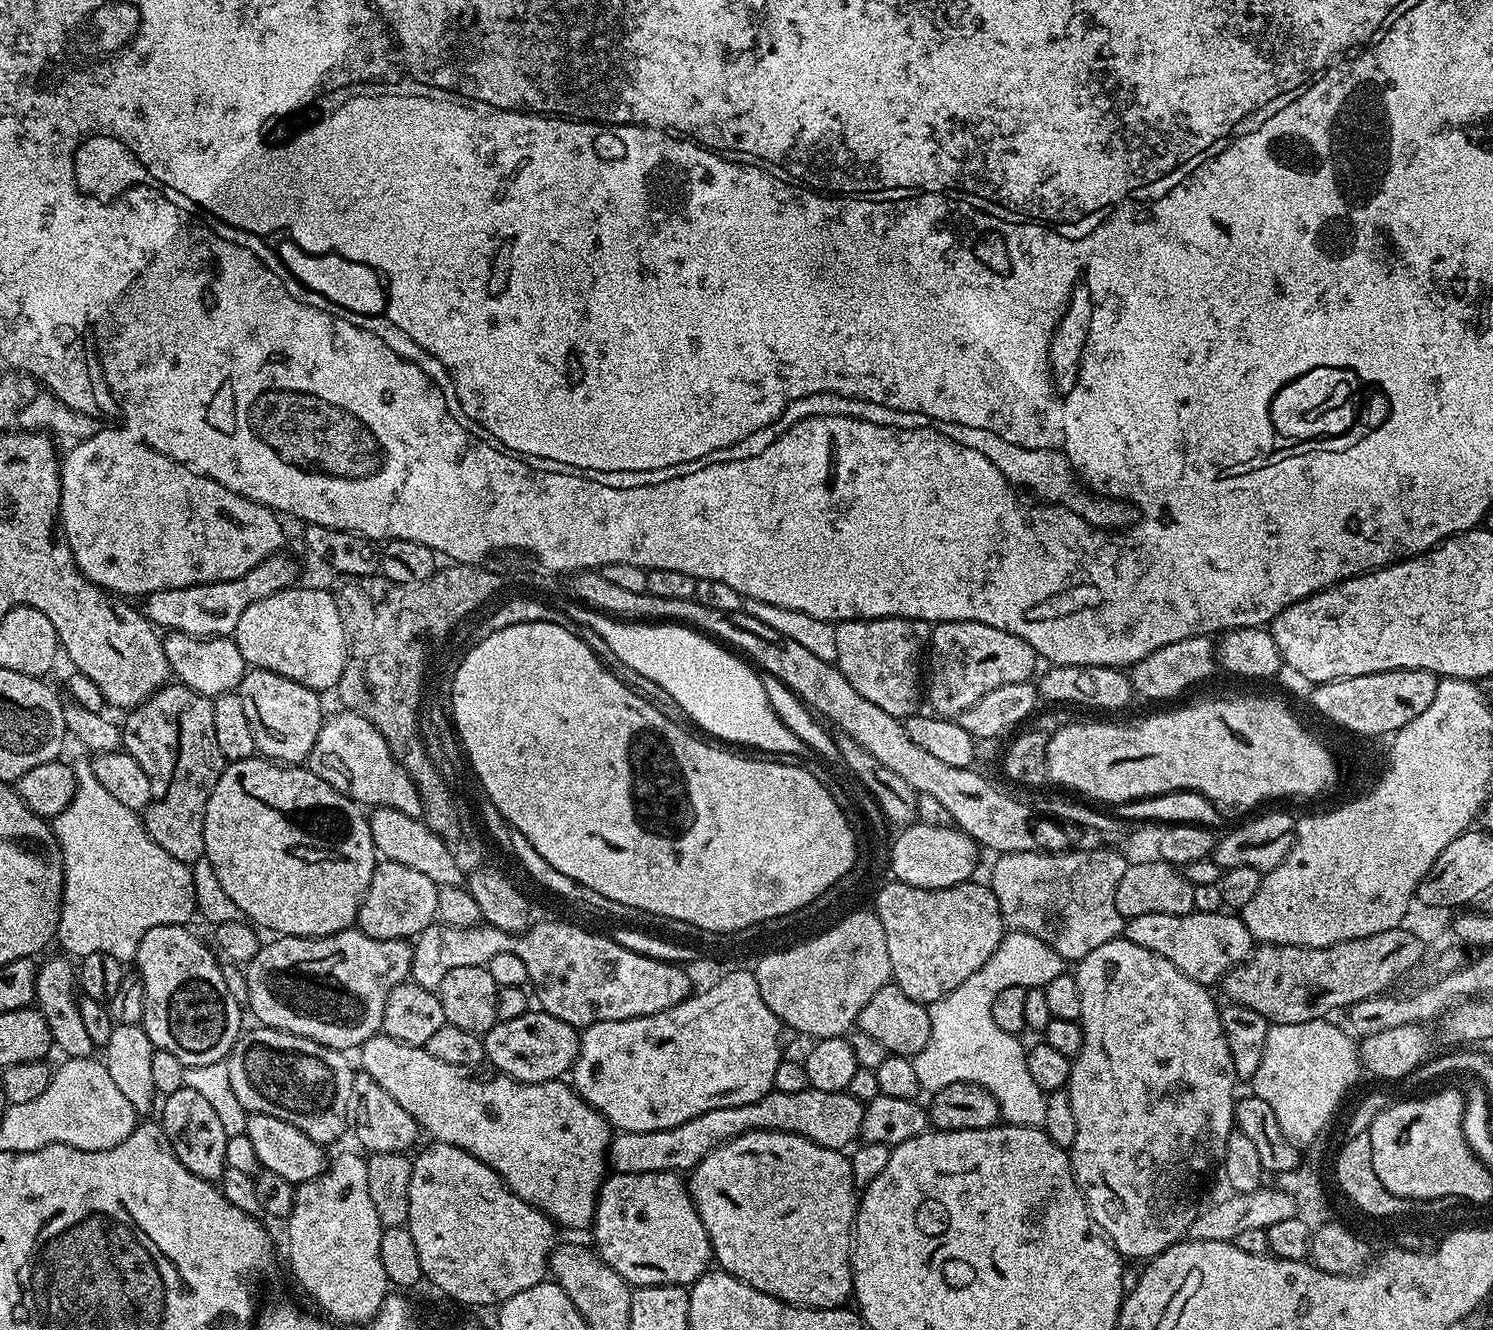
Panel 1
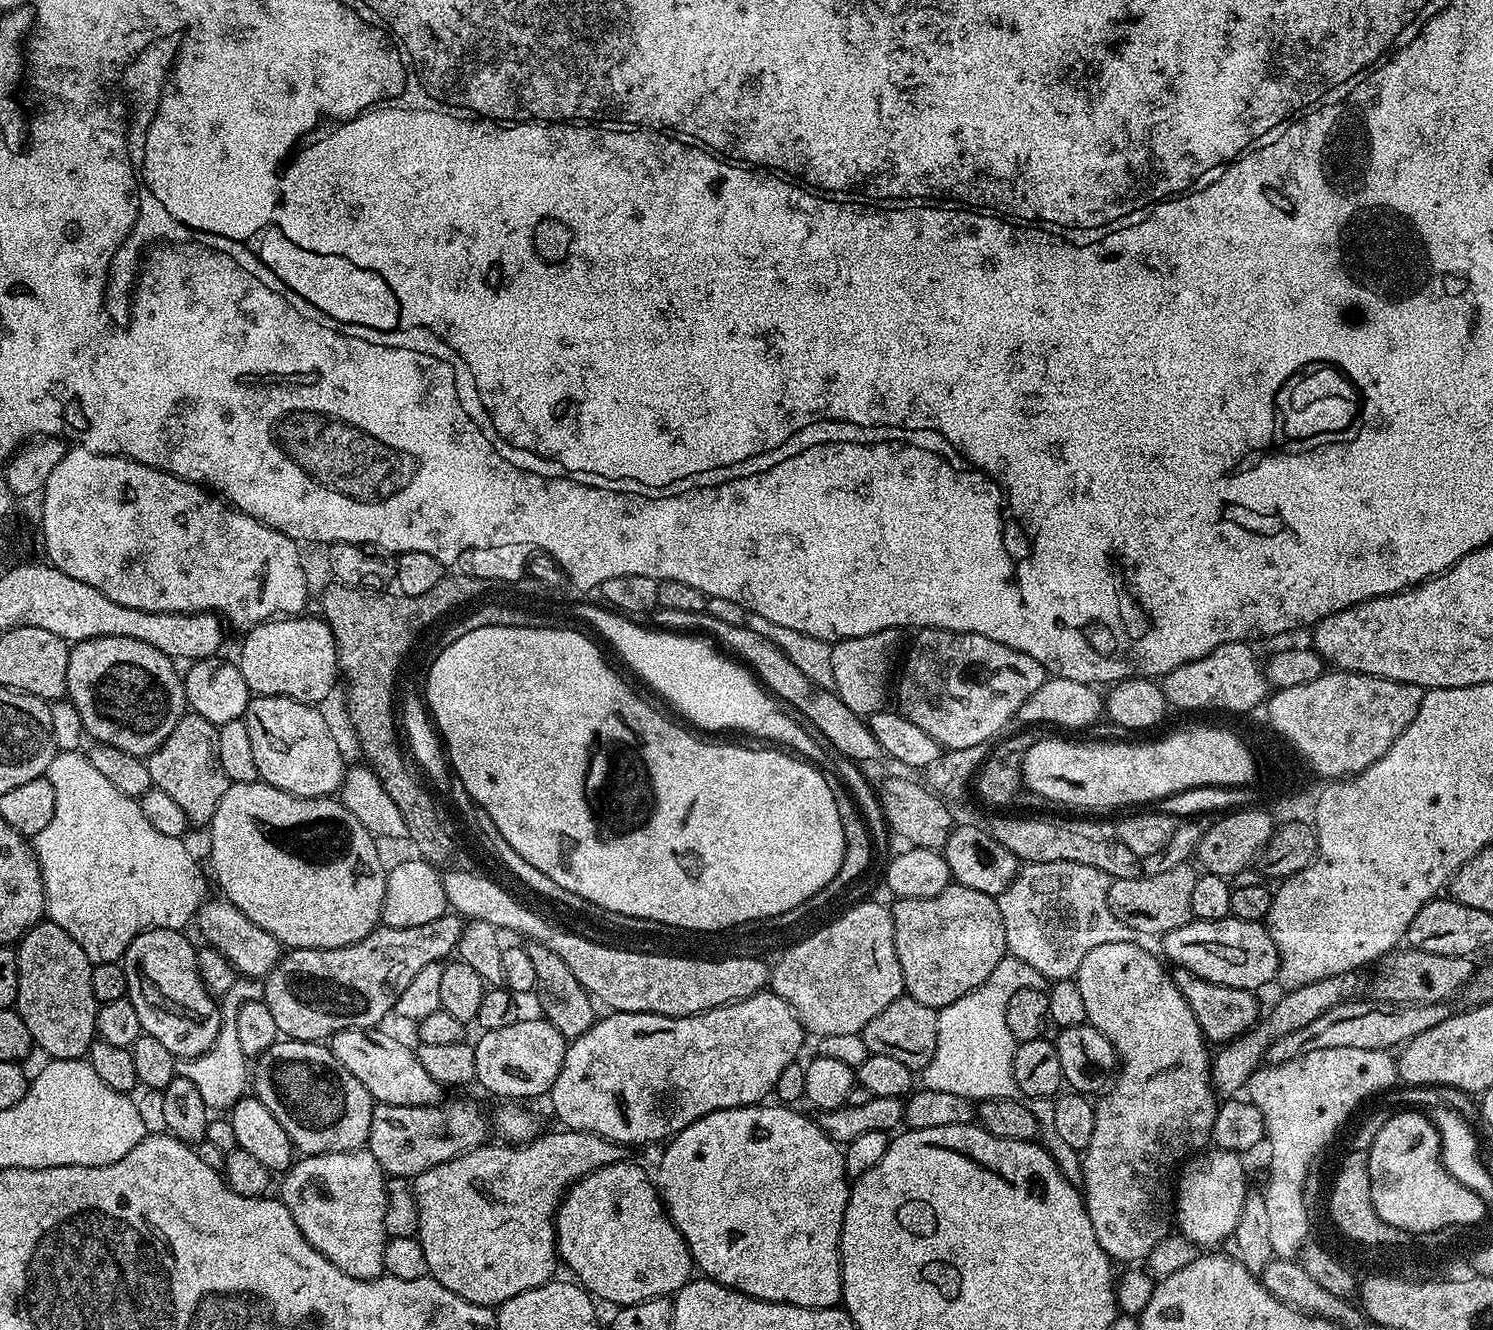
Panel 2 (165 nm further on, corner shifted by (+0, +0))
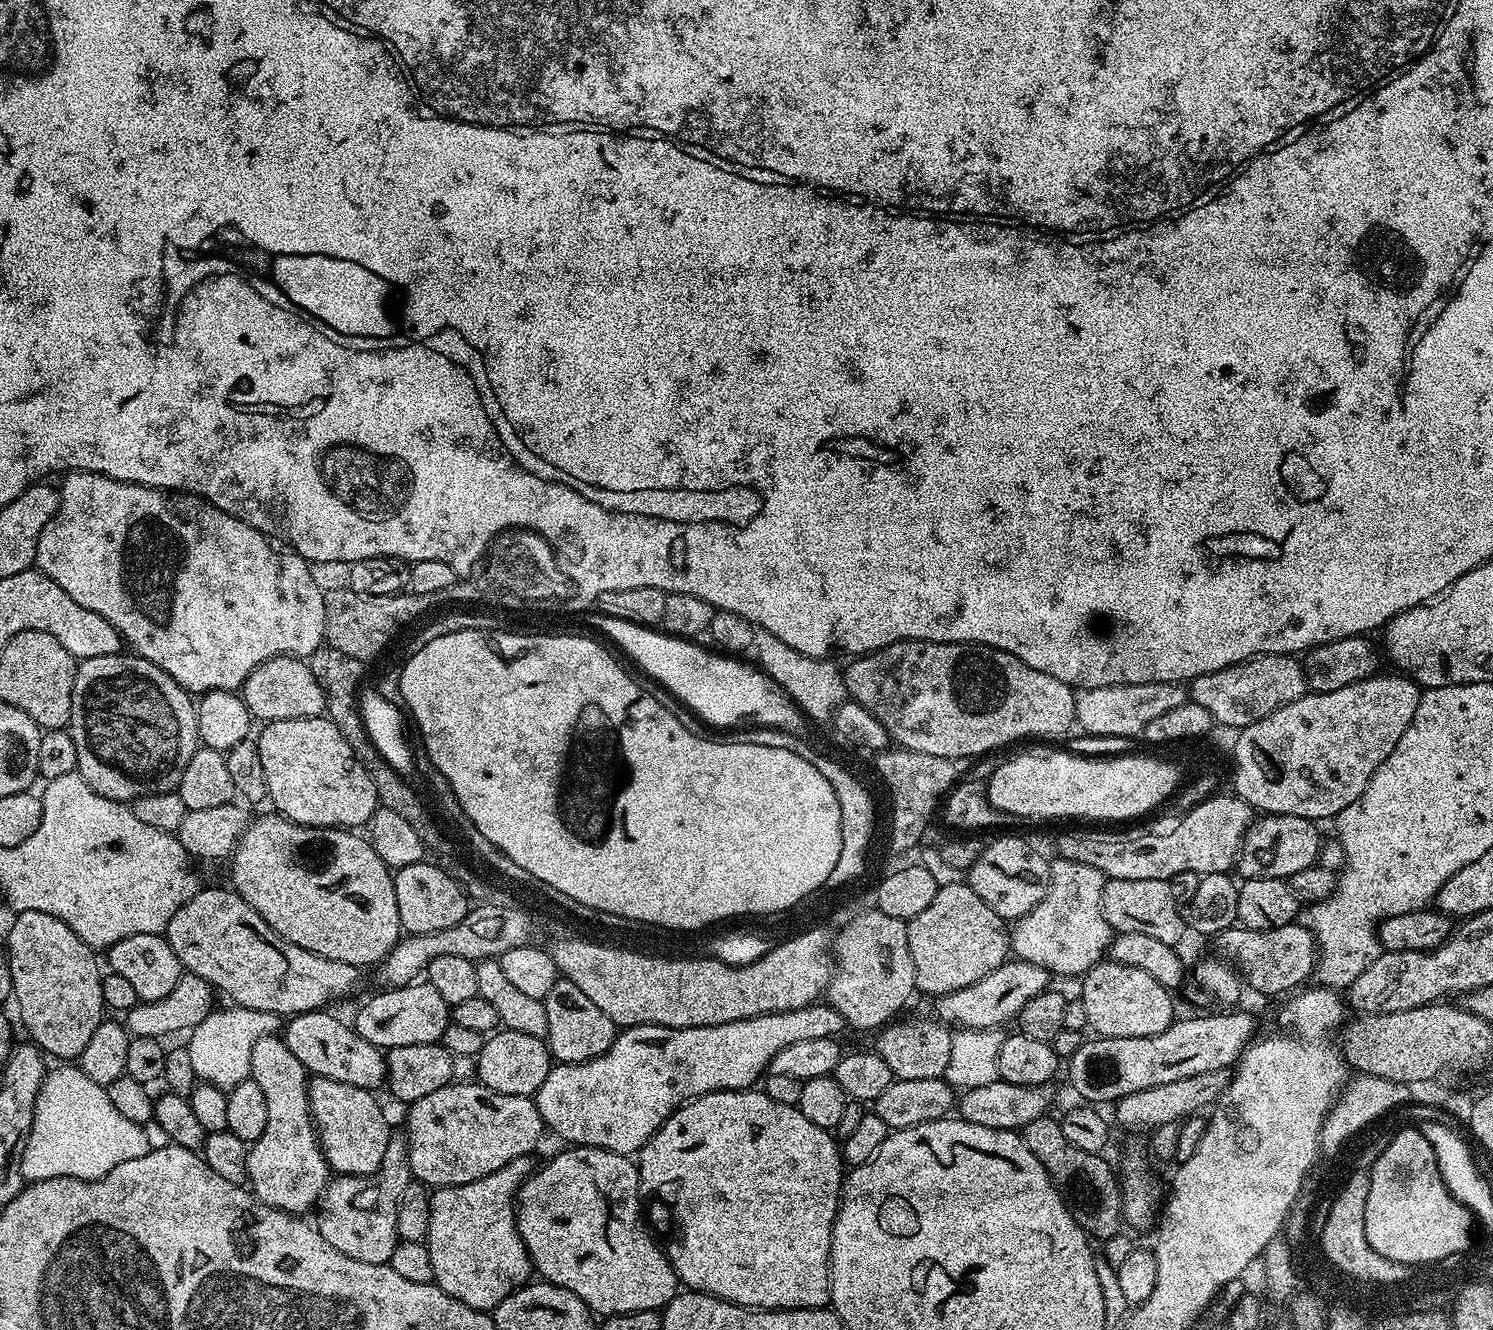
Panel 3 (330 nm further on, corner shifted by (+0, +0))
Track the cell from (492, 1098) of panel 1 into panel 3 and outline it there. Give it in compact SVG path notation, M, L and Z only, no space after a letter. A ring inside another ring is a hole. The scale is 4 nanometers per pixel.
M328 1010L302 1012L283 1025L282 1038L290 1054L294 1054L294 1058L302 1062L304 1071L312 1076L334 1078L338 1082L369 1090L376 1090L379 1084L381 1087L388 1075L385 1053L359 1036L355 1027L348 1025L347 1028L338 1017L330 1013Z

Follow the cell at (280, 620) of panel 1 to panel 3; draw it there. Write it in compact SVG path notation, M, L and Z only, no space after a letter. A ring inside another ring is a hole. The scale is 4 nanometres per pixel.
M275 656L262 662L246 678L242 689L248 712L260 722L286 718L314 718L325 715L324 689L321 681L295 656Z

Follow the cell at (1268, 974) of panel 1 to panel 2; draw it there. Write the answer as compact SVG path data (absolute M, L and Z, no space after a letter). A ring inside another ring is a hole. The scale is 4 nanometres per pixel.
M1404 946L1389 952L1375 965L1371 995L1377 1001L1397 1005L1447 1003L1452 996L1461 993L1475 975L1474 962L1471 957L1442 956Z

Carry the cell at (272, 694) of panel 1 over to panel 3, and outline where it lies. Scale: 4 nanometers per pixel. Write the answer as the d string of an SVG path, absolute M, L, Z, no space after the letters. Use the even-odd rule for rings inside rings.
M327 715L270 720L261 728L255 742L266 774L267 799L279 815L315 828L356 830L371 821L378 807L374 782Z

